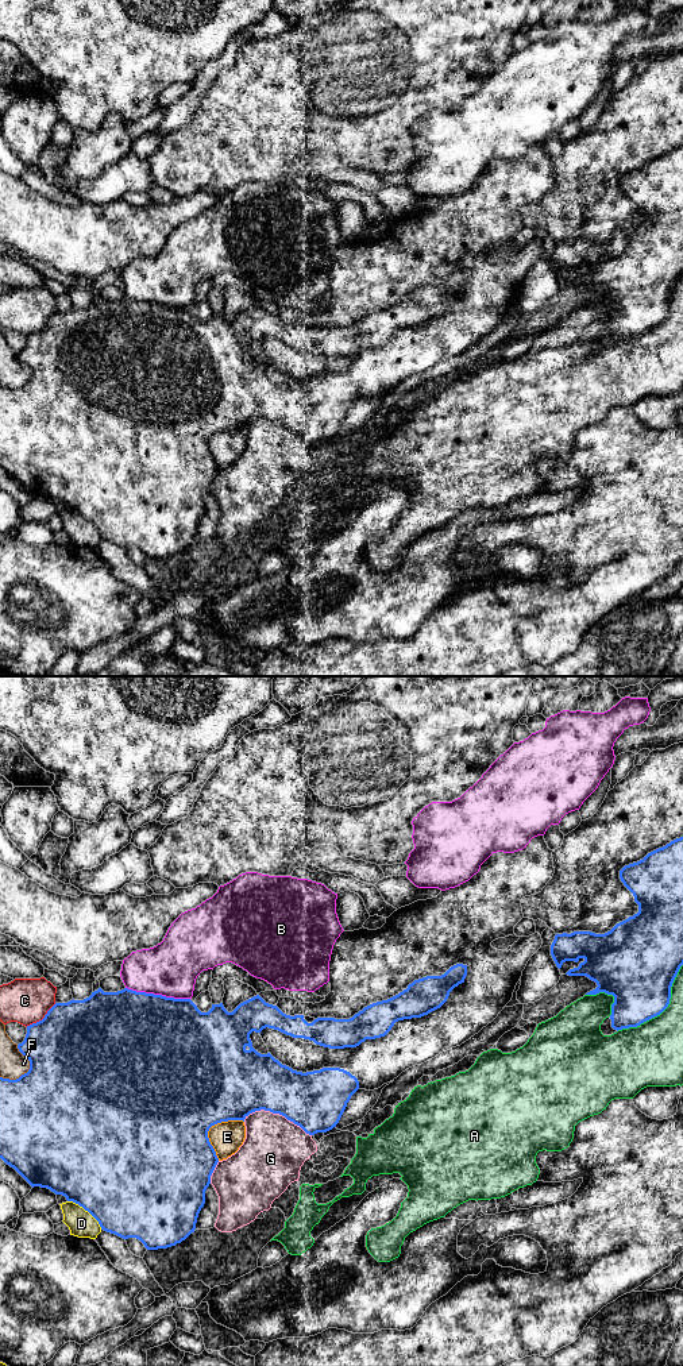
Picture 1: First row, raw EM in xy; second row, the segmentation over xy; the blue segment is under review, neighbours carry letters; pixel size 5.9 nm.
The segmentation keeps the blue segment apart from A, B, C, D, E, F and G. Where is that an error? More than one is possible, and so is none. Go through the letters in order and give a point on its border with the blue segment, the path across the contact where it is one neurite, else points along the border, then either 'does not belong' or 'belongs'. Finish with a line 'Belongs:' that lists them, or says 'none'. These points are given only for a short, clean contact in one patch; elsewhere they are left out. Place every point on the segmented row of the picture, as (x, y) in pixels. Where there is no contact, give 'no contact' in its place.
A: meets blue in xy at (663, 1010); does not belong
B: meets blue in xy at (158, 995); does not belong
C: meets blue in xy at (42, 1019); does not belong
D: meets blue in xy at (87, 1210); does not belong
E: meets blue in xy at (209, 1127); does not belong
F: meets blue in xy at (29, 1071); does not belong
G: meets blue in xy at (277, 1112); does not belong
Belongs: none

